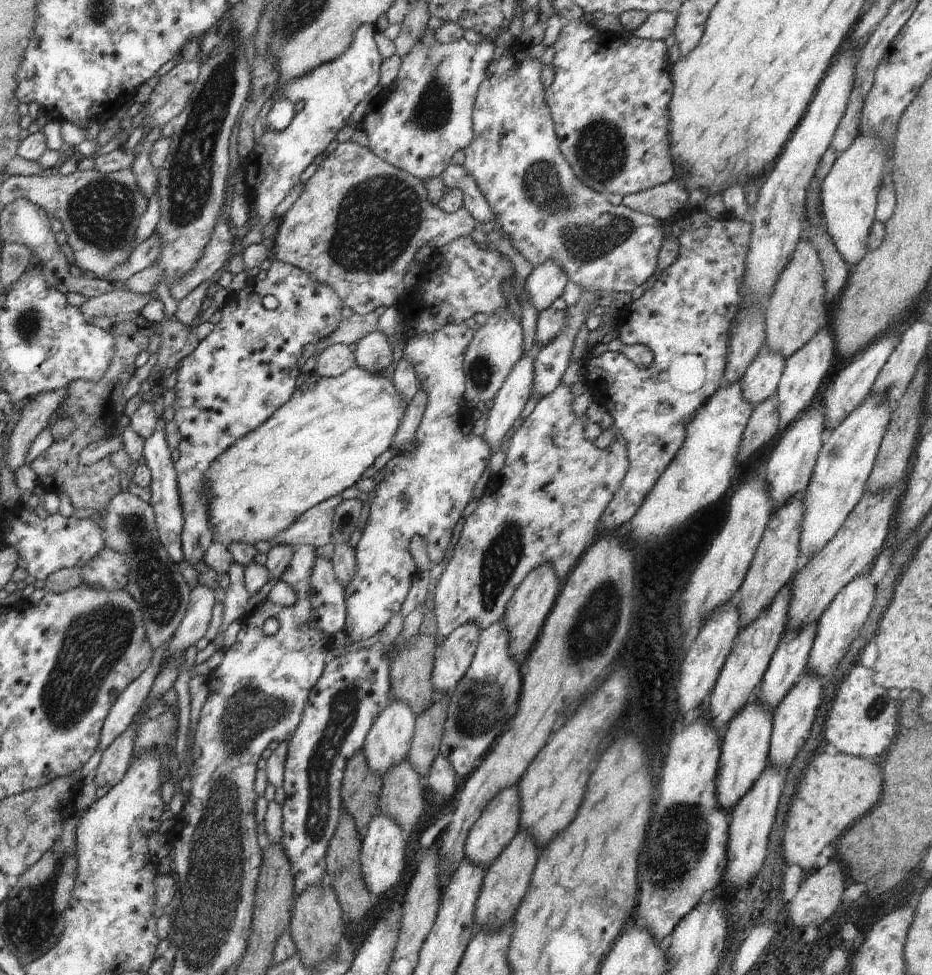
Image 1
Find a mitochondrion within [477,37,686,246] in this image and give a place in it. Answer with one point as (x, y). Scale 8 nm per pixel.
(600, 149)

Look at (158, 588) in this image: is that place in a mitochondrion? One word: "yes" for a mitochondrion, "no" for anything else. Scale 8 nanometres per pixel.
yes

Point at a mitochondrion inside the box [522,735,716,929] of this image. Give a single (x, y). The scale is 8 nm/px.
(685, 828)

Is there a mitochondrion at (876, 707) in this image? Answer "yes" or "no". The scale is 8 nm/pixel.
yes

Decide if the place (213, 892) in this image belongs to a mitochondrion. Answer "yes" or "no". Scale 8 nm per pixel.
yes

